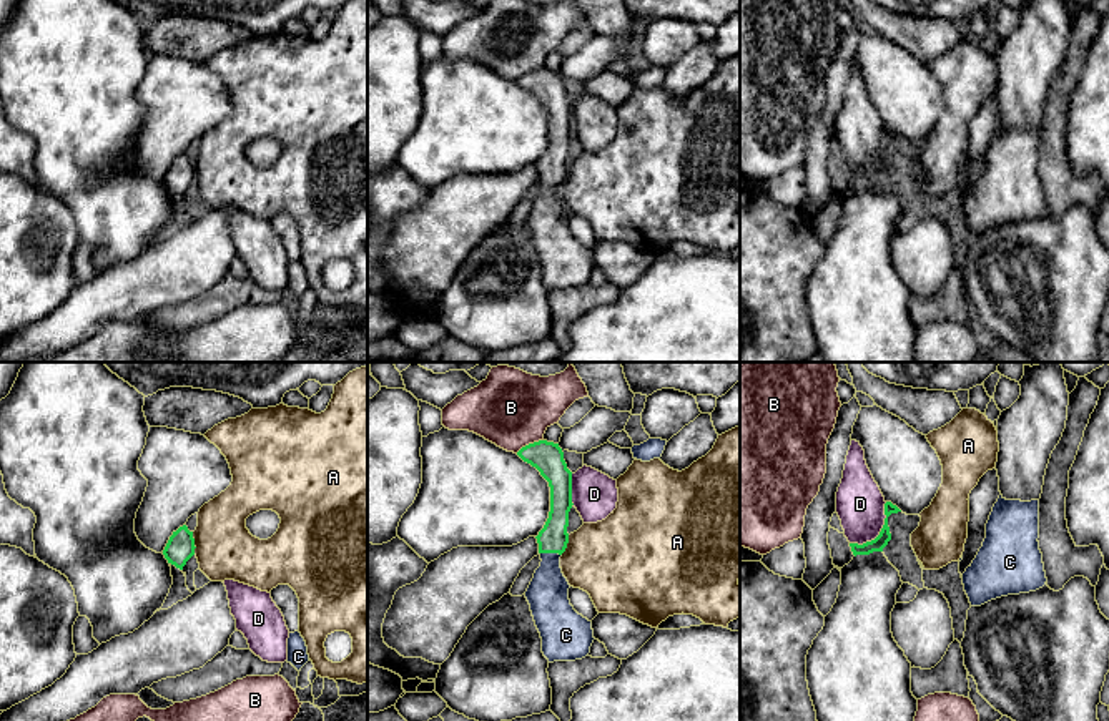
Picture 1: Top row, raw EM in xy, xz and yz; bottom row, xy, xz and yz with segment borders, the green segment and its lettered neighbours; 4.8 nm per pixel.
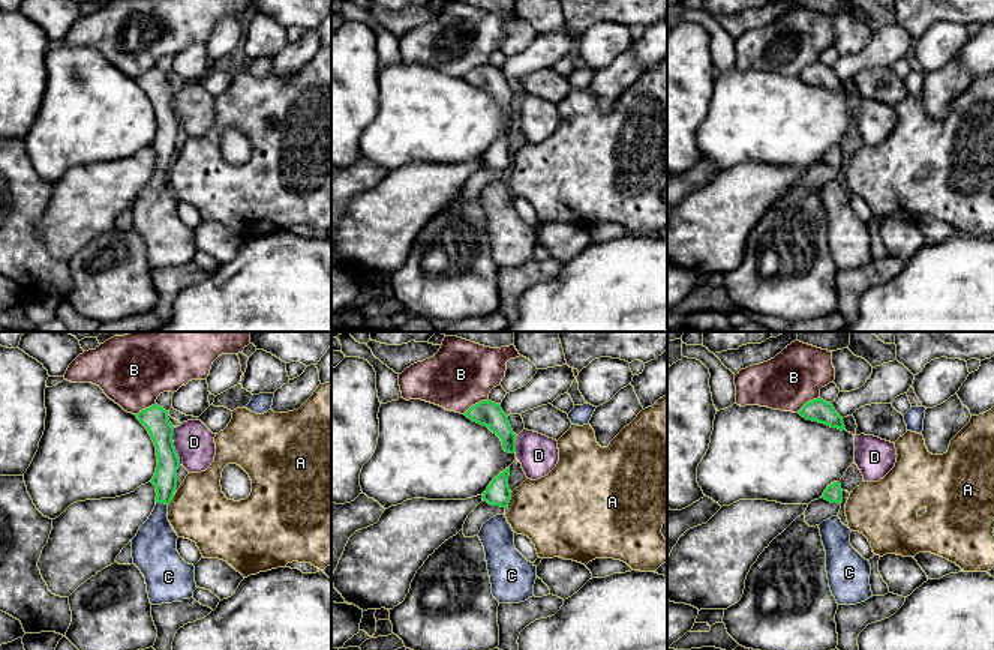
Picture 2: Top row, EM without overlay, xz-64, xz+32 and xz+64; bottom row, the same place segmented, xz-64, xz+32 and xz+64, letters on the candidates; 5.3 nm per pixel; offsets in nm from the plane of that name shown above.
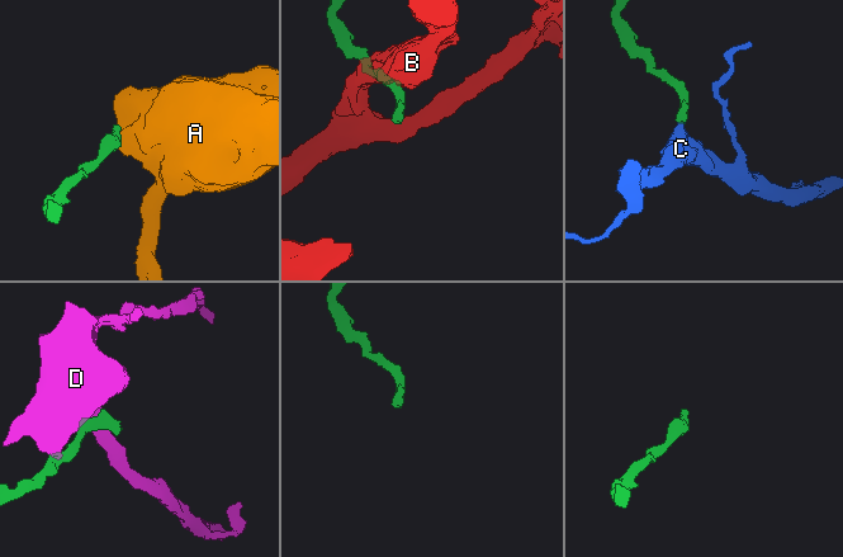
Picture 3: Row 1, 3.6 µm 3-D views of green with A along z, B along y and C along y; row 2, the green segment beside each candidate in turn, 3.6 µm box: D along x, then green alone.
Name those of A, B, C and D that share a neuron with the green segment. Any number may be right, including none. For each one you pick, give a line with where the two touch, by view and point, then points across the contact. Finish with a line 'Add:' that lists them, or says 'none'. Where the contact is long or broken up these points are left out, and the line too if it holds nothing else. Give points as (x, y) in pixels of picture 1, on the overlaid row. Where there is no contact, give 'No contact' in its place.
C: Touches green at xz (551, 552). Path across: xz (552, 539), (551, 552), (547, 593)
Add: C

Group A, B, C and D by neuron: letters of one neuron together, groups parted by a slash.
A / B / C / D

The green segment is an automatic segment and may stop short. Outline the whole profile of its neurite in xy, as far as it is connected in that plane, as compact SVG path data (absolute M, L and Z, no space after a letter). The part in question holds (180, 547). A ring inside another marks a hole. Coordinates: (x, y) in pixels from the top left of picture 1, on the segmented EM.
M183 525L170 537L163 550L163 555L168 560L168 563L183 570L186 562L195 555L195 548L196 547L195 547L193 532L190 532L188 527Z

